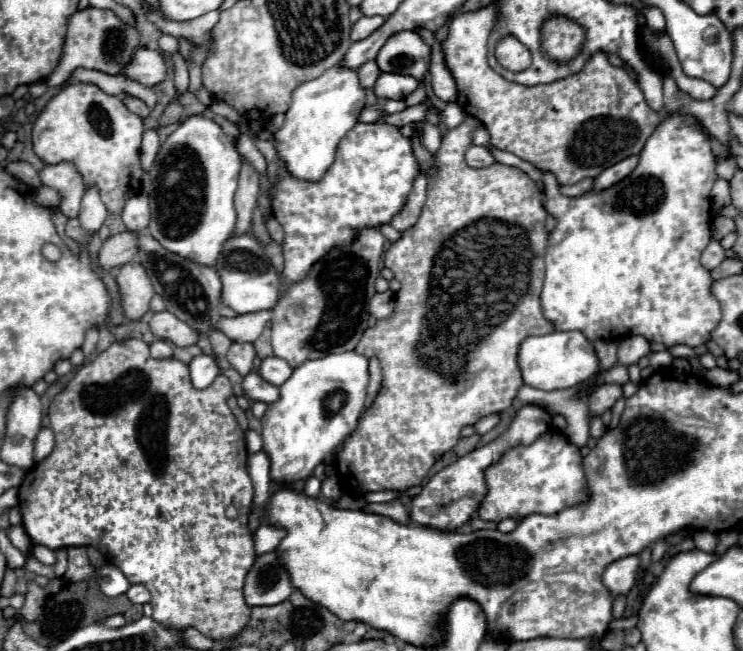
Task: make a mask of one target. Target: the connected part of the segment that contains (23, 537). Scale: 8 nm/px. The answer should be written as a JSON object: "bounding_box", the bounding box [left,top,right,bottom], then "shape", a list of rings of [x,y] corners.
{"bounding_box":[9,527,31,557],"shape":[[[11,527],[11,531],[9,531],[9,539],[11,539],[11,543],[13,543],[23,555],[29,555],[29,557],[31,557],[29,537],[27,537],[27,533],[23,531],[23,527]]]}

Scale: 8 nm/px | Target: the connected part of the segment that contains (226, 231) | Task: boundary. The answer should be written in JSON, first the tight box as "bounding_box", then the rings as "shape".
{"bounding_box":[149,115,241,267],"shape":[[[193,115],[185,119],[175,133],[167,137],[161,145],[157,159],[151,169],[153,189],[149,193],[149,207],[151,207],[151,221],[149,221],[149,235],[153,235],[167,251],[175,255],[185,255],[185,259],[193,259],[197,265],[213,267],[217,255],[225,241],[233,235],[237,213],[233,207],[233,193],[237,189],[237,177],[241,169],[241,157],[235,147],[235,139],[227,137],[221,127],[201,115]]]}

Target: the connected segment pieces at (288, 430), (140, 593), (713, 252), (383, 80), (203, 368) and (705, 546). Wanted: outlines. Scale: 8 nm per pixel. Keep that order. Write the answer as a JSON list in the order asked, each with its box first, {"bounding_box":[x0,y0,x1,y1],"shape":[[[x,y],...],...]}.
[{"bounding_box":[263,351,369,483],"shape":[[[355,351],[337,353],[337,355],[325,355],[321,359],[305,361],[299,365],[293,375],[279,387],[281,399],[277,403],[271,403],[267,413],[263,415],[263,451],[269,457],[269,471],[271,479],[275,483],[295,483],[301,479],[307,479],[313,475],[313,469],[325,461],[329,453],[335,451],[335,447],[353,433],[357,427],[357,419],[363,411],[365,397],[367,397],[367,383],[369,383],[369,371],[367,371],[367,359]]]},{"bounding_box":[127,585,151,603],"shape":[[[131,585],[129,591],[127,591],[127,597],[131,599],[131,603],[149,603],[151,599],[151,593],[147,591],[145,585]]]},{"bounding_box":[701,241,725,269],"shape":[[[711,241],[701,255],[701,263],[707,269],[715,269],[723,259],[725,259],[725,249],[721,247],[721,241]]]},{"bounding_box":[373,73,419,99],"shape":[[[381,73],[377,77],[377,83],[375,83],[373,91],[381,99],[405,99],[417,87],[419,87],[419,83],[411,75],[389,75],[389,73]]]},{"bounding_box":[189,355,219,389],"shape":[[[199,355],[189,363],[191,371],[191,383],[197,389],[205,389],[213,383],[213,379],[219,375],[219,367],[211,355]]]},{"bounding_box":[693,531,717,553],"shape":[[[695,531],[693,541],[695,541],[695,547],[699,551],[705,551],[705,553],[711,553],[715,549],[715,545],[717,545],[715,533],[709,533],[709,531]]]}]

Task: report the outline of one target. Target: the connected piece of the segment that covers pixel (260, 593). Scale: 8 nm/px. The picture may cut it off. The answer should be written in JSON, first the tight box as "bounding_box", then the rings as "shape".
{"bounding_box":[245,551,295,605],"shape":[[[277,551],[257,555],[253,569],[245,577],[245,603],[255,605],[277,605],[295,591],[291,575],[279,561]]]}

